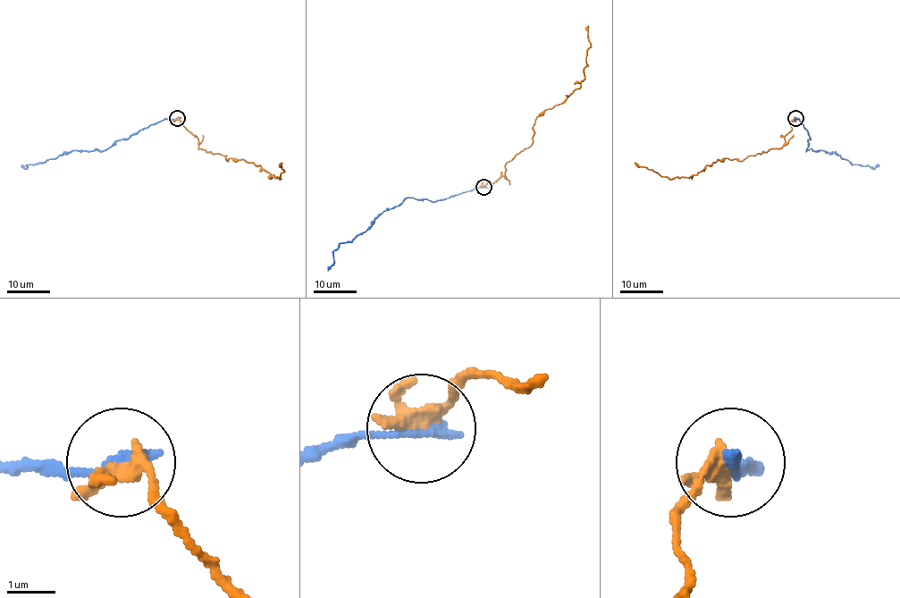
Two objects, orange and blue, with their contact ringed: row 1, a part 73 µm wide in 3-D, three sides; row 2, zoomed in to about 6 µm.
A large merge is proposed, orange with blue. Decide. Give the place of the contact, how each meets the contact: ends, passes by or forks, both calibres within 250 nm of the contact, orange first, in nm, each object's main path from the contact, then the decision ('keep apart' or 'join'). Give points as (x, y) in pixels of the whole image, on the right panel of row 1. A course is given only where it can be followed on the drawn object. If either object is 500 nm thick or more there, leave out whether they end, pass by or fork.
at (795, 118); orange ends there; blue ends there; 360 nm thick on the orange side, 320 nm on the other; orange runs (795, 119), (782, 147), (748, 155), (742, 161), (722, 158), (688, 177), (668, 179), (634, 163); blue runs (795, 119), (809, 132), (806, 151), (811, 148), (835, 152), (860, 166), (873, 168), (878, 164); keep apart

